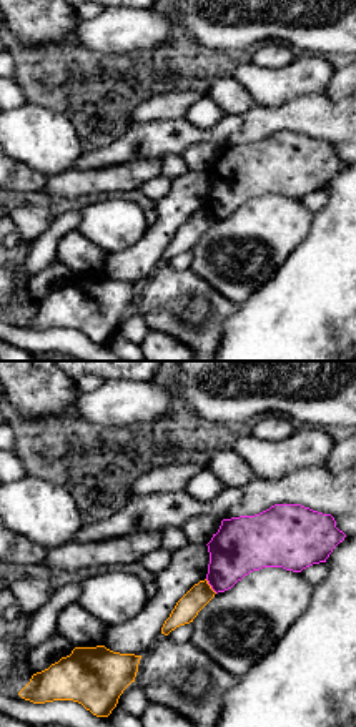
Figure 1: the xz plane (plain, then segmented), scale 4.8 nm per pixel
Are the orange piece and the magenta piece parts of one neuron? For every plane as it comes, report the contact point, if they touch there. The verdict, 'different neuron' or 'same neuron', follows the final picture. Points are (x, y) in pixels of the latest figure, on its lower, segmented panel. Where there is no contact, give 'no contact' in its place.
(210, 586)

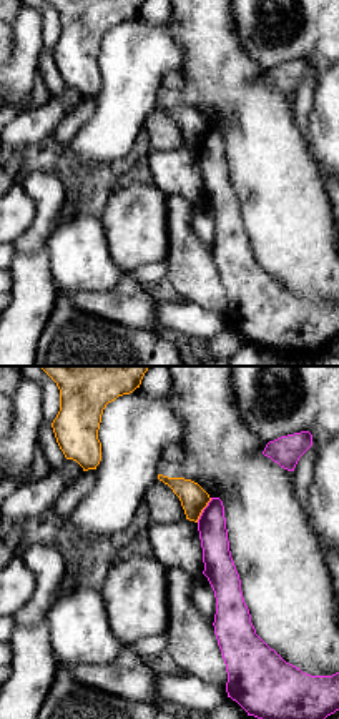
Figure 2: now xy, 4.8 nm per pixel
(203, 508)

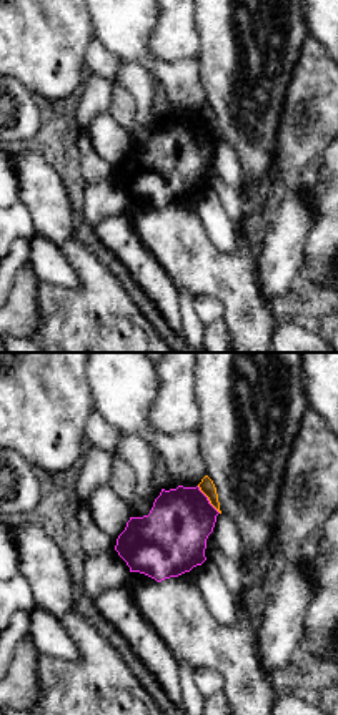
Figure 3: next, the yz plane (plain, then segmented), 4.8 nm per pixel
(208, 499)

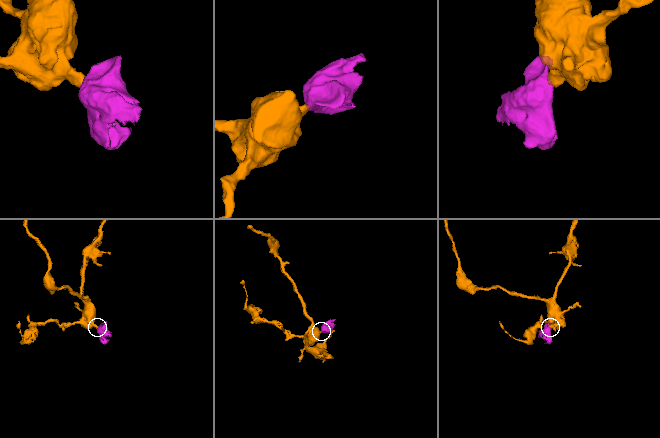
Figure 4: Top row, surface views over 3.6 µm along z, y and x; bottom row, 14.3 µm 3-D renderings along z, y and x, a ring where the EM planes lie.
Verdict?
different neuron

